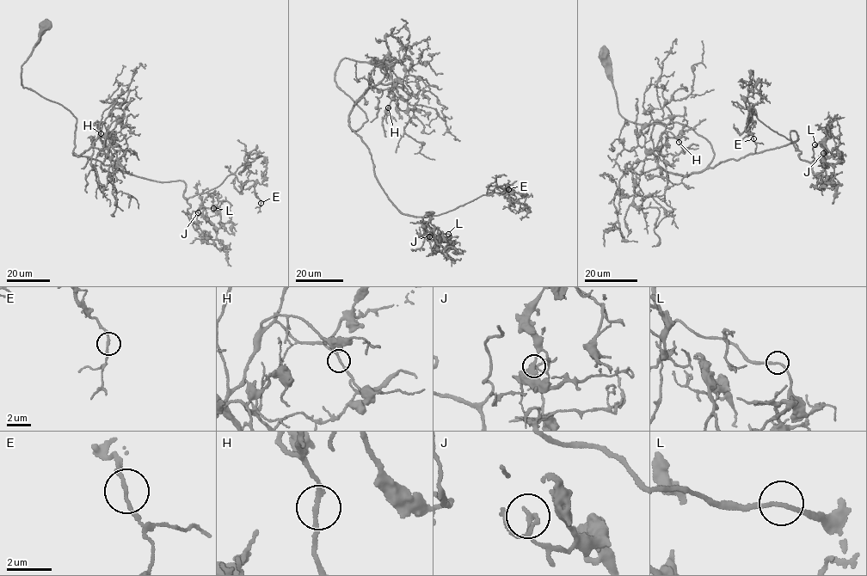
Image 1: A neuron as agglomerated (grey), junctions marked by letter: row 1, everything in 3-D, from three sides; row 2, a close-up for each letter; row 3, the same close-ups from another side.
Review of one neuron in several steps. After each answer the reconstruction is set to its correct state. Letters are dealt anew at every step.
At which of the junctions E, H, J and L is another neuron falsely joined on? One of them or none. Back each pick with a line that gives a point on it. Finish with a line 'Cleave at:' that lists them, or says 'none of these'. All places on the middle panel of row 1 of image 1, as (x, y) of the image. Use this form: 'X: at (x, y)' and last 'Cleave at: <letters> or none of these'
Cleave at: none of these

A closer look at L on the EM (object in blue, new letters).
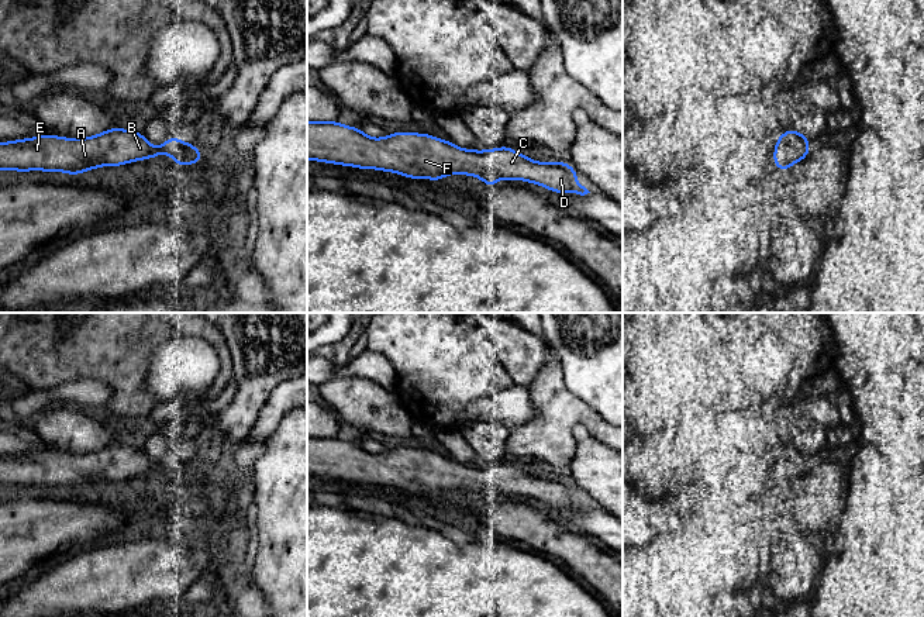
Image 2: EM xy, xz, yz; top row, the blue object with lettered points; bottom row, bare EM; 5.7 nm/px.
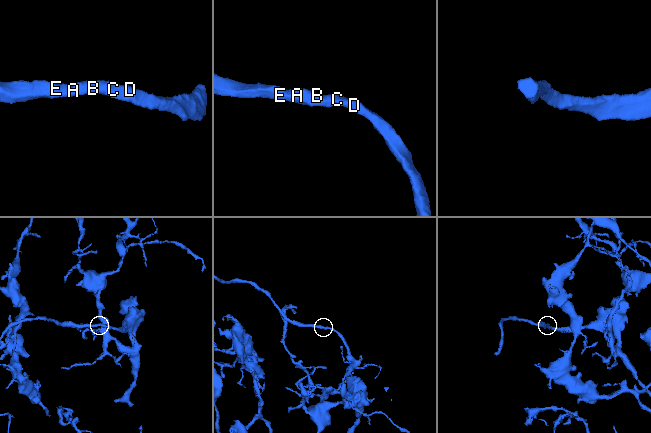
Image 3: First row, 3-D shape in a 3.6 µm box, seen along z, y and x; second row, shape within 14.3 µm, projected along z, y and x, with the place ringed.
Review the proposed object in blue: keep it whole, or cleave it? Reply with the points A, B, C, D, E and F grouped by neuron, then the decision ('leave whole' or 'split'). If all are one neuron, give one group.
groups A B C D E F; leave whole

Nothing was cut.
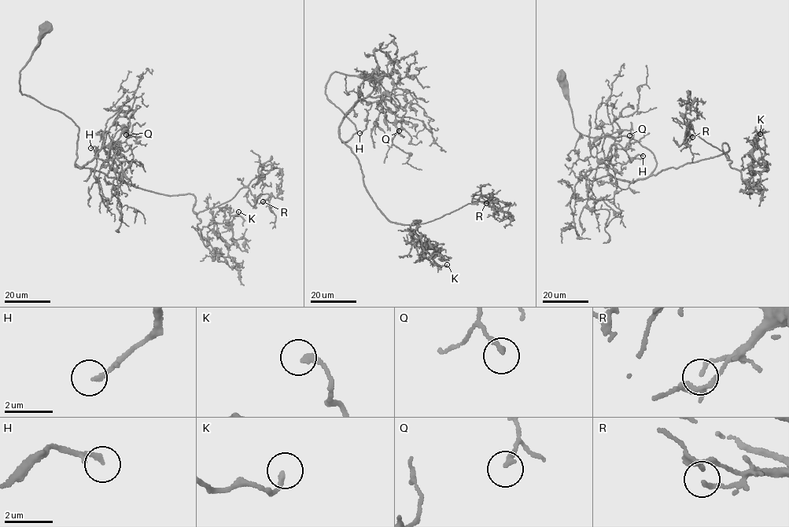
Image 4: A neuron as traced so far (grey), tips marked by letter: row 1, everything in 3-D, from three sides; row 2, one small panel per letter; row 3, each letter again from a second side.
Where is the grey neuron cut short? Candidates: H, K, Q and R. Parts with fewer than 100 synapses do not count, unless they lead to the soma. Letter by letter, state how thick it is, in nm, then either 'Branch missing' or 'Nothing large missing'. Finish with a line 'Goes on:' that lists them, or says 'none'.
H: Thickness 170 nm. Nothing large missing
K: Thickness 220 nm. Nothing large missing
Q: Thickness 200 nm. Nothing large missing
R: Thickness 160 nm. Nothing large missing
Goes on: none

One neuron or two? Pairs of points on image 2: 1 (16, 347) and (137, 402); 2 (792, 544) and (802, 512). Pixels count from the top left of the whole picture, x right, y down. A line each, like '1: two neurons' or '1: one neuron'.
1: one neuron
2: two neurons

